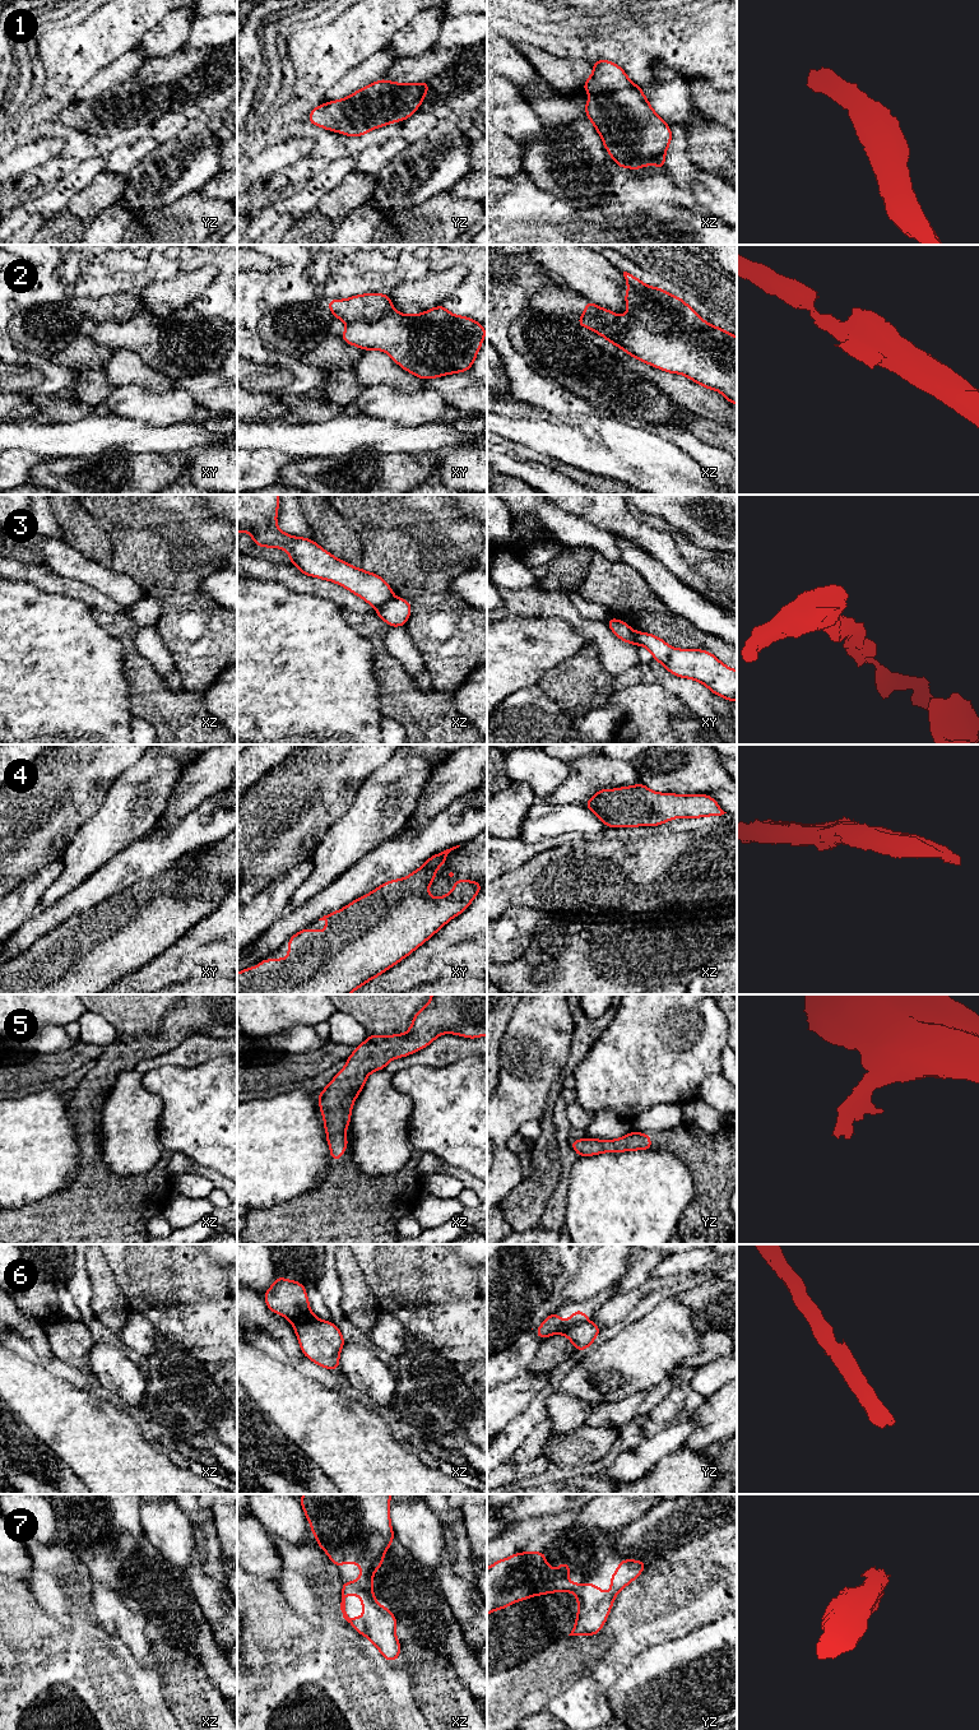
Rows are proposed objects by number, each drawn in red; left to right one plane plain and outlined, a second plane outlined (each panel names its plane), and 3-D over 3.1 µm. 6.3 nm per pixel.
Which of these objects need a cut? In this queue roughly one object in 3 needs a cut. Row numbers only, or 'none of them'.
2, 3, 6, 7

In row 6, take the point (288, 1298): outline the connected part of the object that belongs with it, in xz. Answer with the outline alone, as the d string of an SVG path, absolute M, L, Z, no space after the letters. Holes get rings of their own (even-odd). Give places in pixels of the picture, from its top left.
M277 1275L274 1284L263 1295L266 1307L291 1323L305 1319L310 1313L310 1303L305 1285Z

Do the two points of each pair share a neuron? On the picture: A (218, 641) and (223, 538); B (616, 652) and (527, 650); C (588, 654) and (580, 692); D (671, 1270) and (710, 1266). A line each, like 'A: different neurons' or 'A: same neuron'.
A: same neuron
B: different neurons
C: same neuron
D: same neuron

